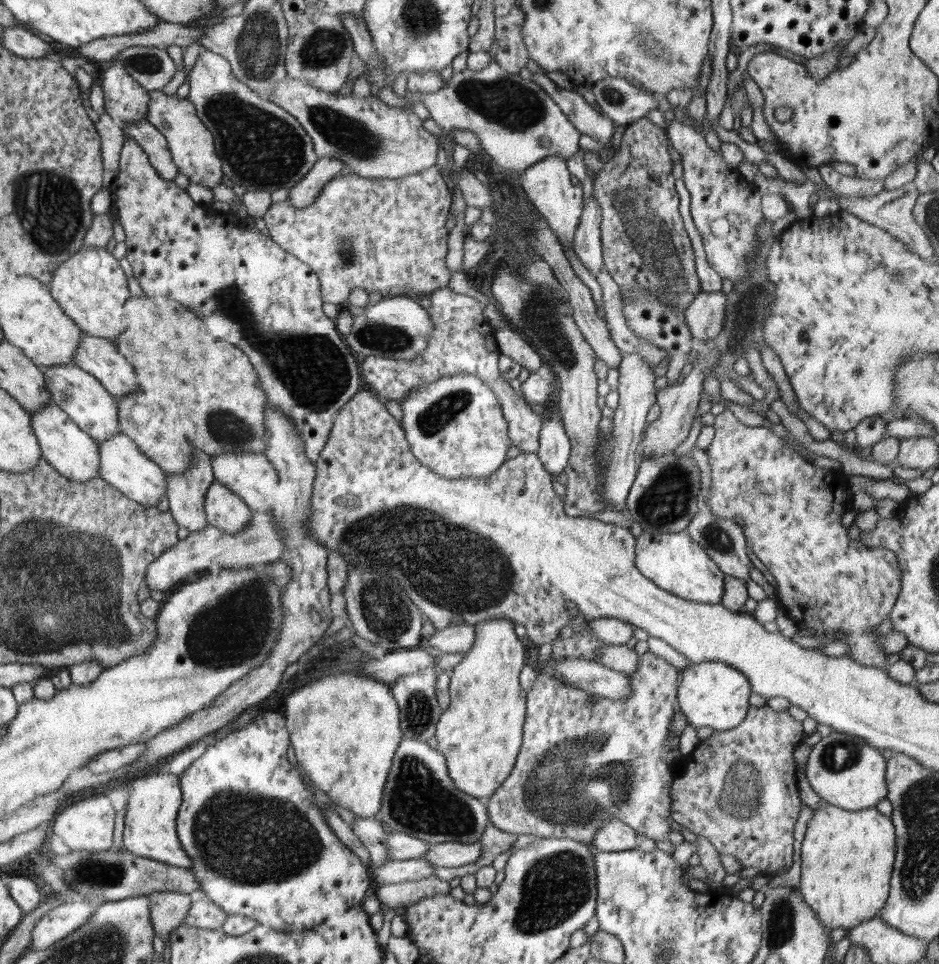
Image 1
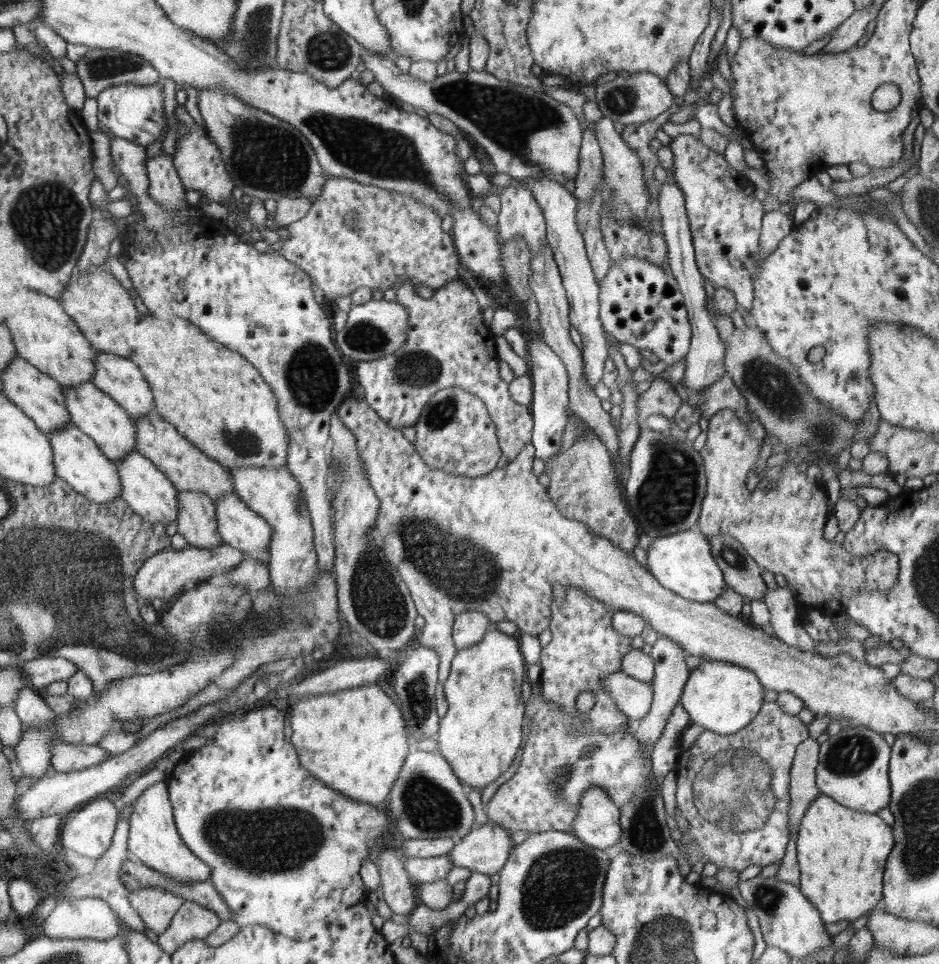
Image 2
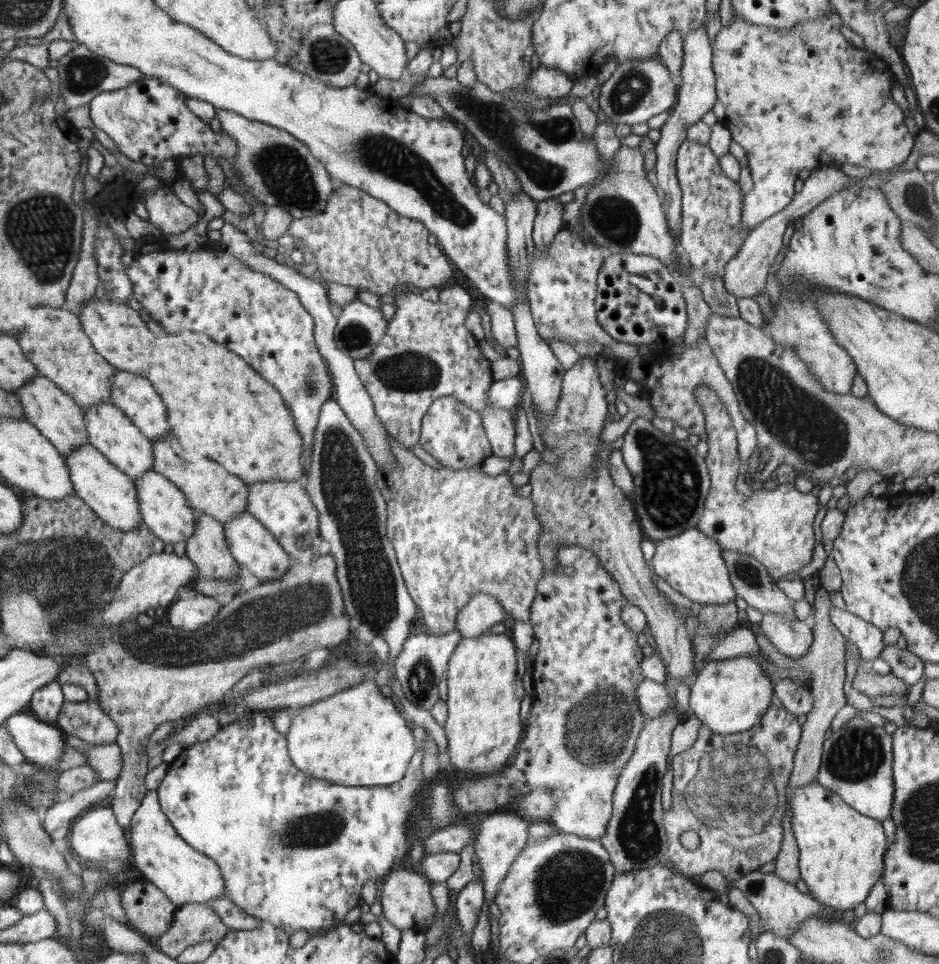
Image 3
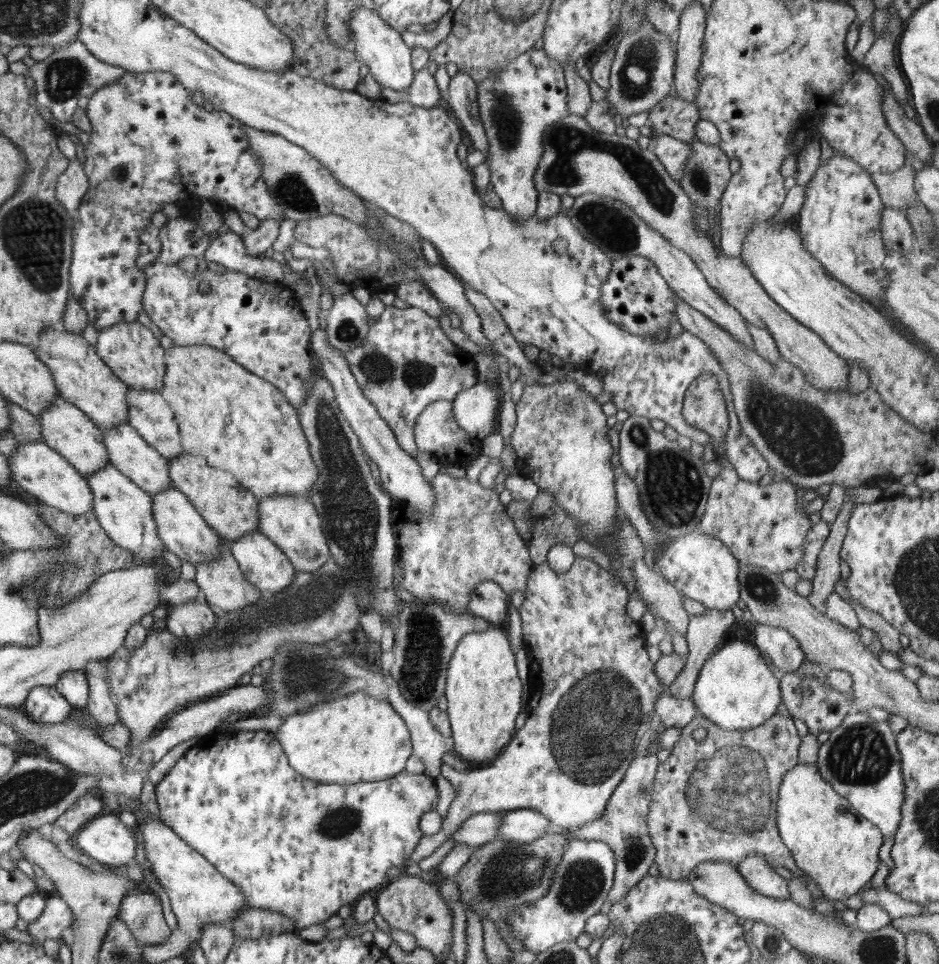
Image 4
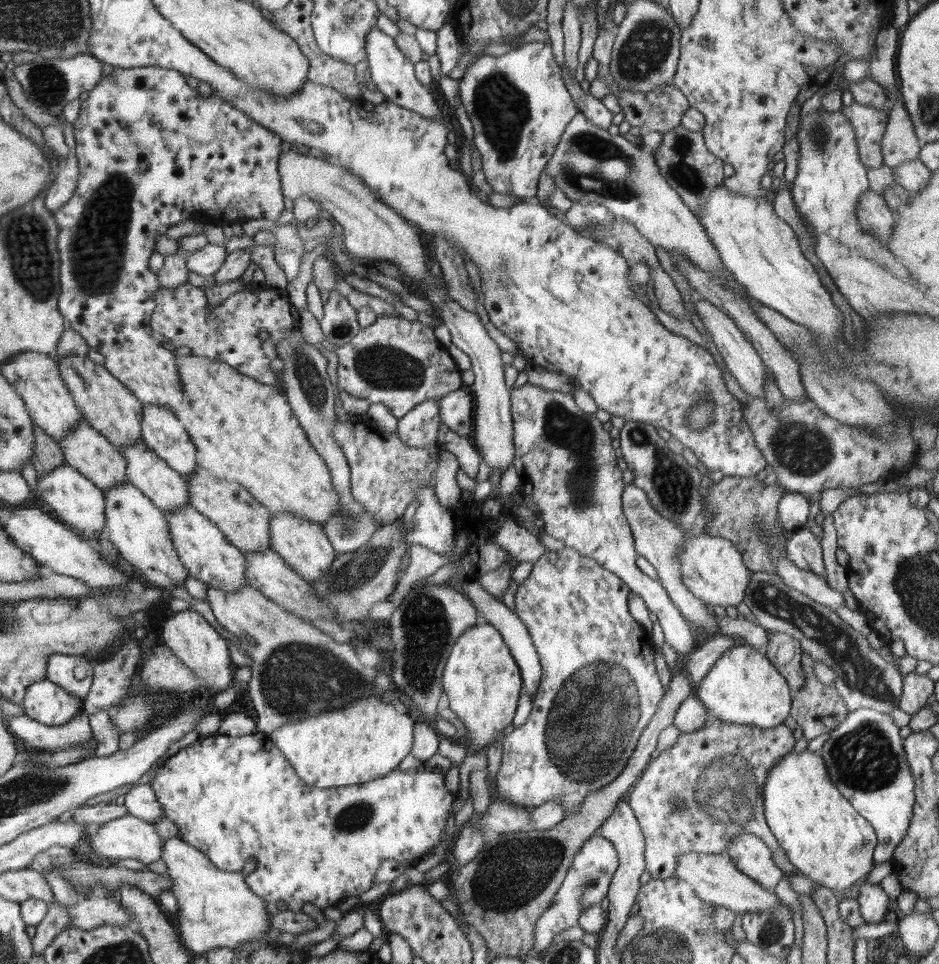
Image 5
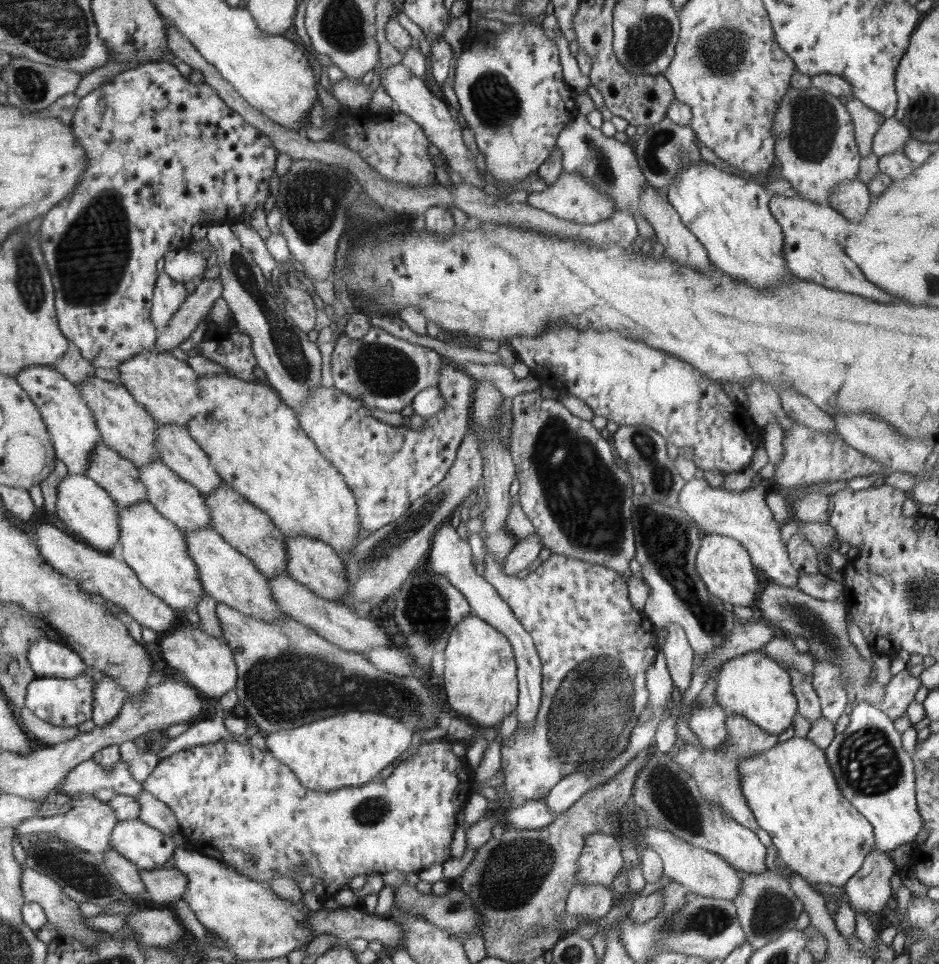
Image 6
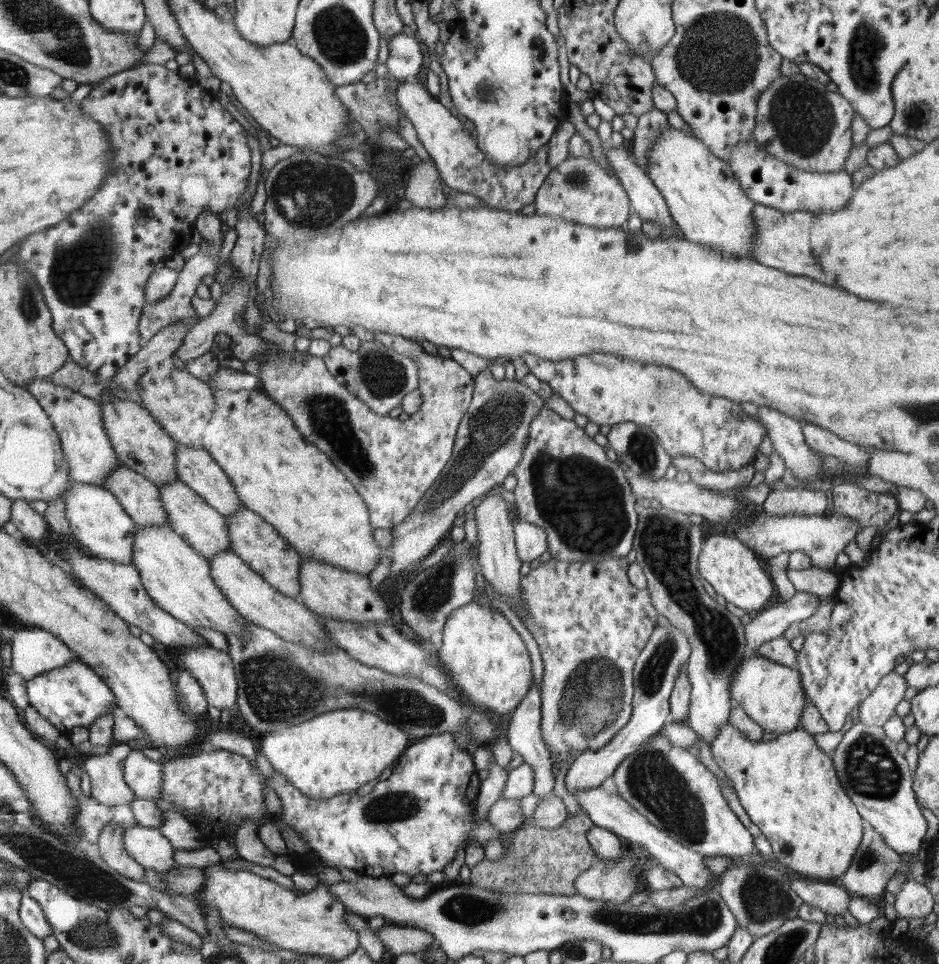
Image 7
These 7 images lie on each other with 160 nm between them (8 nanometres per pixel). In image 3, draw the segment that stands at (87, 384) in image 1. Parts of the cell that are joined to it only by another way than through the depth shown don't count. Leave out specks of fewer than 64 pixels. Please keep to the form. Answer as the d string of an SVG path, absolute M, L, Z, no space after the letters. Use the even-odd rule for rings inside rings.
M104 401L98 404L87 406L84 409L86 429L89 440L100 452L126 474L135 478L153 468L153 443L130 420L129 416L122 412L113 401Z

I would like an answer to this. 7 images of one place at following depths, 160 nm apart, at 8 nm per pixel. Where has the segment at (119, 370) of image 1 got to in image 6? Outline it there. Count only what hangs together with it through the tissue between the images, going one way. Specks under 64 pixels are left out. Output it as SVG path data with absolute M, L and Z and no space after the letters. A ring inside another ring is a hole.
M159 423L157 426L156 447L162 462L169 465L174 472L177 472L179 477L186 479L190 484L196 486L204 496L224 483L216 469L210 464L208 453L193 439L189 429L184 425L179 425L178 423Z

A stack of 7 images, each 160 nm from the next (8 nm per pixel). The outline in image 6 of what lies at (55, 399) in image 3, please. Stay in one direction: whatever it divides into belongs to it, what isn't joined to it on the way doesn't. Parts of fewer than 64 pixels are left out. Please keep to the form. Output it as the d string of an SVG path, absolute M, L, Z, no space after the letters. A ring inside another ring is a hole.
M102 440L98 441L91 454L85 475L105 488L118 508L128 508L130 504L148 501L148 489L141 480L140 469Z

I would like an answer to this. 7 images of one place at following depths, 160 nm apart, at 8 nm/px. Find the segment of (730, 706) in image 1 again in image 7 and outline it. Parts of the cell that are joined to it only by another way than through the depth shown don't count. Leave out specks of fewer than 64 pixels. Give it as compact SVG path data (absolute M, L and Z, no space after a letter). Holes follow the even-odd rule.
M748 654L743 662L738 665L730 681L729 693L732 701L738 703L754 722L757 722L765 731L776 732L778 735L795 730L798 721L801 720L806 702L805 690L799 671L753 654Z

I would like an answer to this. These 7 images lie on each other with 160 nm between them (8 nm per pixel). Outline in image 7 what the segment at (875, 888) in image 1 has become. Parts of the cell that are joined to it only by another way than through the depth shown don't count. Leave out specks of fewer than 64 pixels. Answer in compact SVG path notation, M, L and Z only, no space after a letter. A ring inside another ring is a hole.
M728 722L718 729L718 734L709 745L716 764L731 780L749 819L759 826L761 833L770 842L772 857L798 874L839 880L848 870L862 842L864 820L842 788L832 757L818 746L813 734L794 730L764 742L750 740Z

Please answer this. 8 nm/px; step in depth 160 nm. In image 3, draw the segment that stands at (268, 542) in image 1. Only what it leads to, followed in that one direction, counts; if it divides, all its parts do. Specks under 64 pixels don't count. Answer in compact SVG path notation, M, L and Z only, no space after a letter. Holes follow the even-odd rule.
M156 554L151 555L142 563L138 563L130 572L126 572L122 577L121 583L116 589L115 598L109 602L106 607L102 620L106 624L117 627L118 623L124 623L125 620L134 620L138 615L146 613L148 608L158 608L158 606L168 606L176 600L178 588L186 586L197 579L197 566L187 555L178 556L178 554Z

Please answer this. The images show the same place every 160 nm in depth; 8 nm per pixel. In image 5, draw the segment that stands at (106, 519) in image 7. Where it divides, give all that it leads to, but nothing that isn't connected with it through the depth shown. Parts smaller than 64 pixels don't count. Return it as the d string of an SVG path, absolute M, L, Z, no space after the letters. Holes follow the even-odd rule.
M62 465L45 472L37 478L38 494L56 512L62 523L76 532L90 531L98 534L106 532L105 490L98 488L78 469Z

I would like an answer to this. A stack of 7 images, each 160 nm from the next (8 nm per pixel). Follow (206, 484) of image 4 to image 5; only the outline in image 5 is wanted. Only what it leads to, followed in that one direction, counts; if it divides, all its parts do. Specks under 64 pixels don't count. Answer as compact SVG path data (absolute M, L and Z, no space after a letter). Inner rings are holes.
M200 466L187 476L186 481L189 485L189 504L216 524L242 553L254 554L254 551L272 550L270 520L273 519L273 514L249 490L234 481L225 481L212 474L211 470Z

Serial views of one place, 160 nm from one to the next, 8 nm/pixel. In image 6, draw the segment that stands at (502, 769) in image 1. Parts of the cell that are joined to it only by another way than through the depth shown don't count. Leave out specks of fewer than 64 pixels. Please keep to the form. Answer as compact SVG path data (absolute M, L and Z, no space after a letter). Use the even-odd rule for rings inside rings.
M471 614L465 616L460 624L450 633L446 644L444 658L444 688L447 705L452 708L453 715L469 719L477 726L494 726L517 708L519 701L519 680L517 679L517 664L510 642L497 628Z

